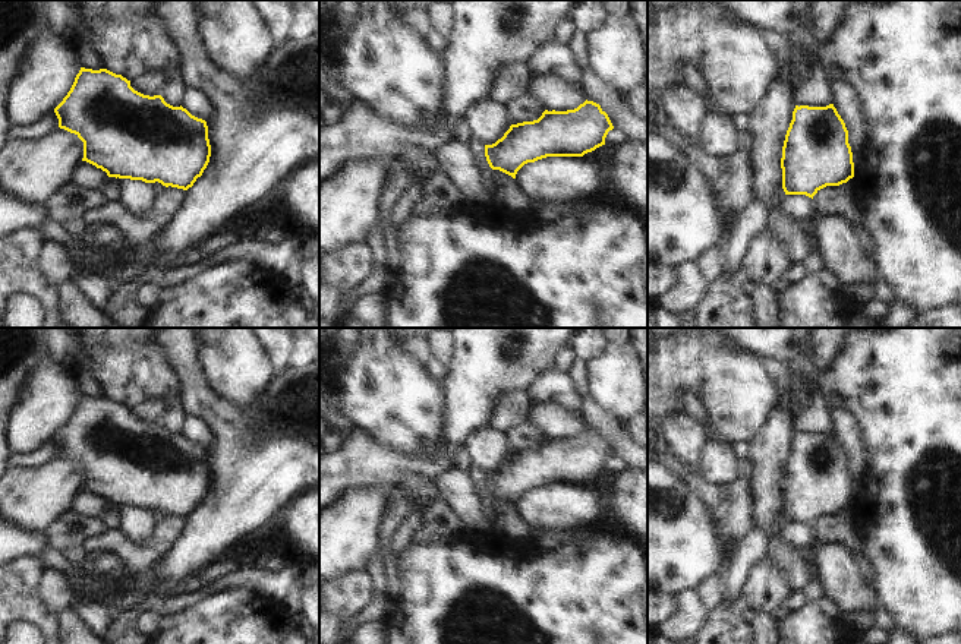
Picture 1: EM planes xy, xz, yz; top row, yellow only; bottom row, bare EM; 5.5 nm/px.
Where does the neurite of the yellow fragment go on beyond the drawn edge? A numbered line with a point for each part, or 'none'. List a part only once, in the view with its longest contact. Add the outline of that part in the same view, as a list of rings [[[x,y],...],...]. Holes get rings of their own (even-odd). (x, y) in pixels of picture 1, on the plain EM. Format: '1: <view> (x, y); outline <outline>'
none

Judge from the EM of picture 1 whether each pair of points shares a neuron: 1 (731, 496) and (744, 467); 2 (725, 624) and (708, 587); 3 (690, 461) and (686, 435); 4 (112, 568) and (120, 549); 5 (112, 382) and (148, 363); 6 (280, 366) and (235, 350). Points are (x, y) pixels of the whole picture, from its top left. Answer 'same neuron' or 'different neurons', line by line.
1: different neurons
2: different neurons
3: same neuron
4: different neurons
5: same neuron
6: different neurons

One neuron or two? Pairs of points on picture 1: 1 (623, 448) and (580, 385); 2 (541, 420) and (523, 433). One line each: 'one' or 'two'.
1: one
2: two

